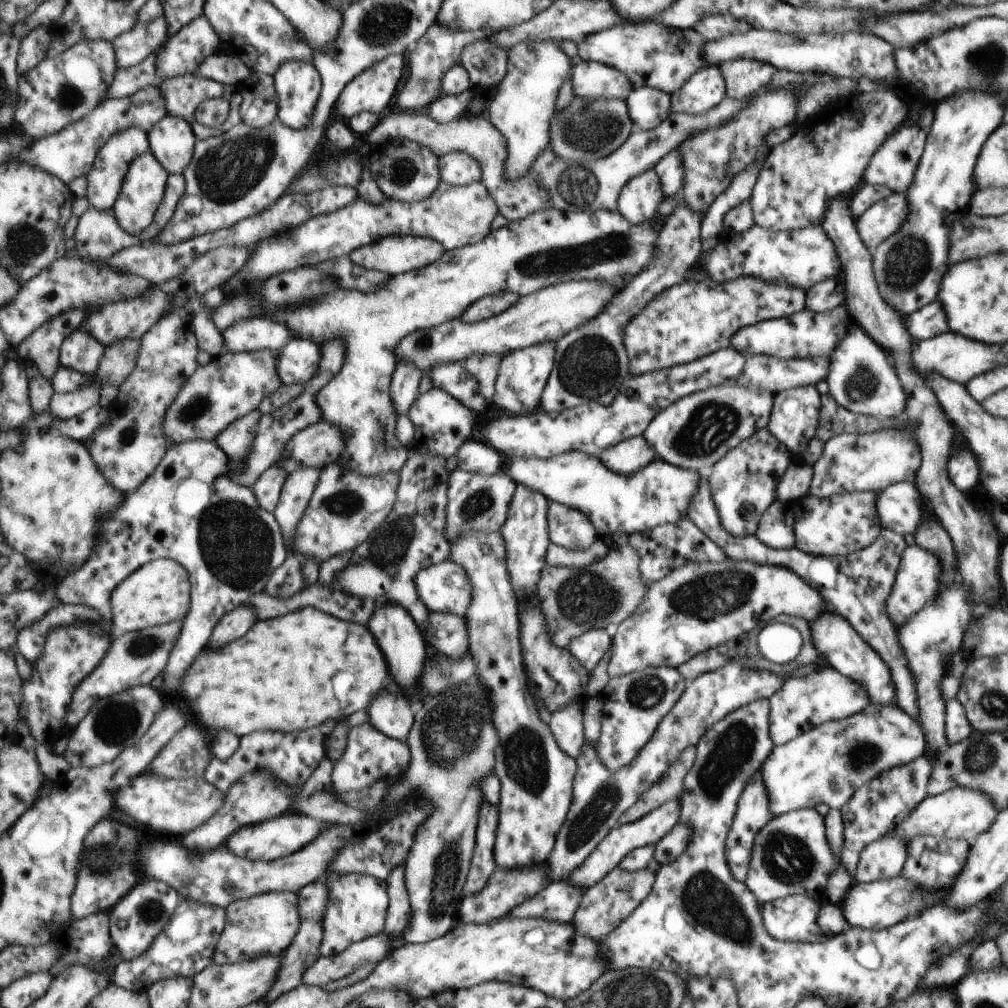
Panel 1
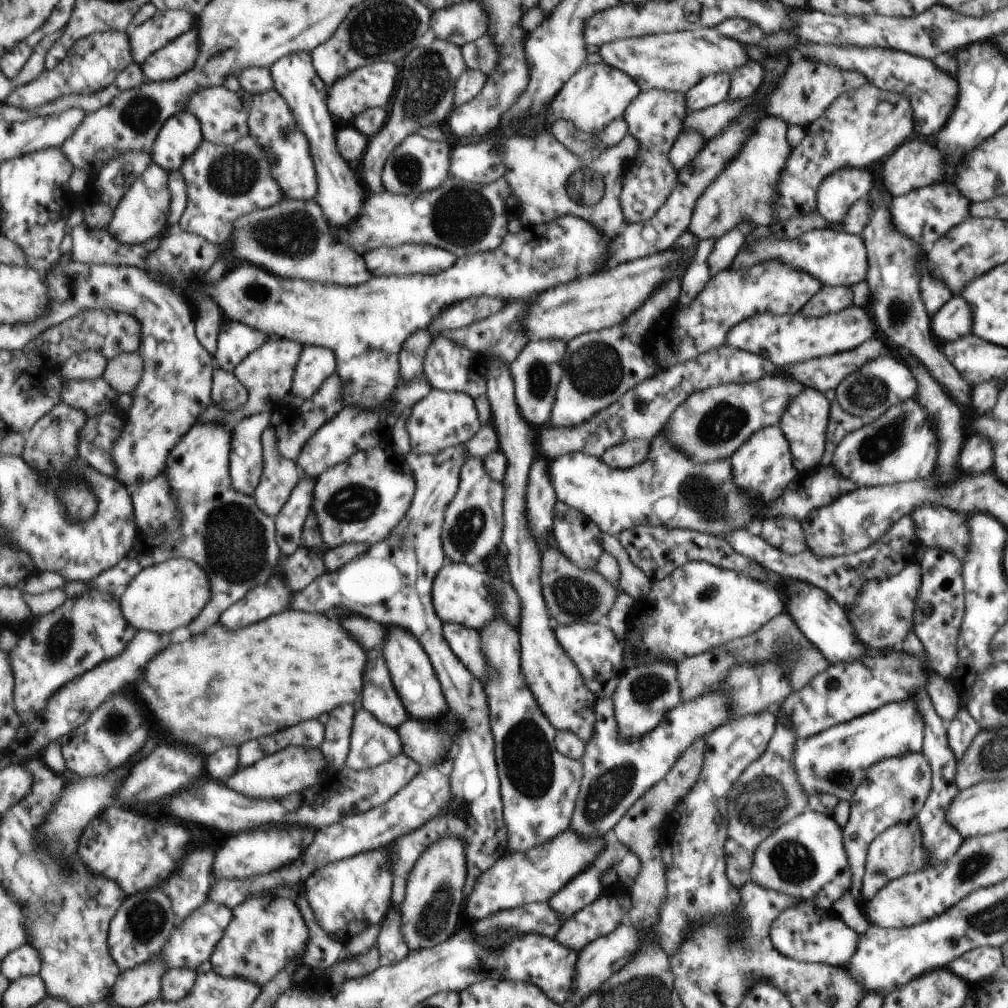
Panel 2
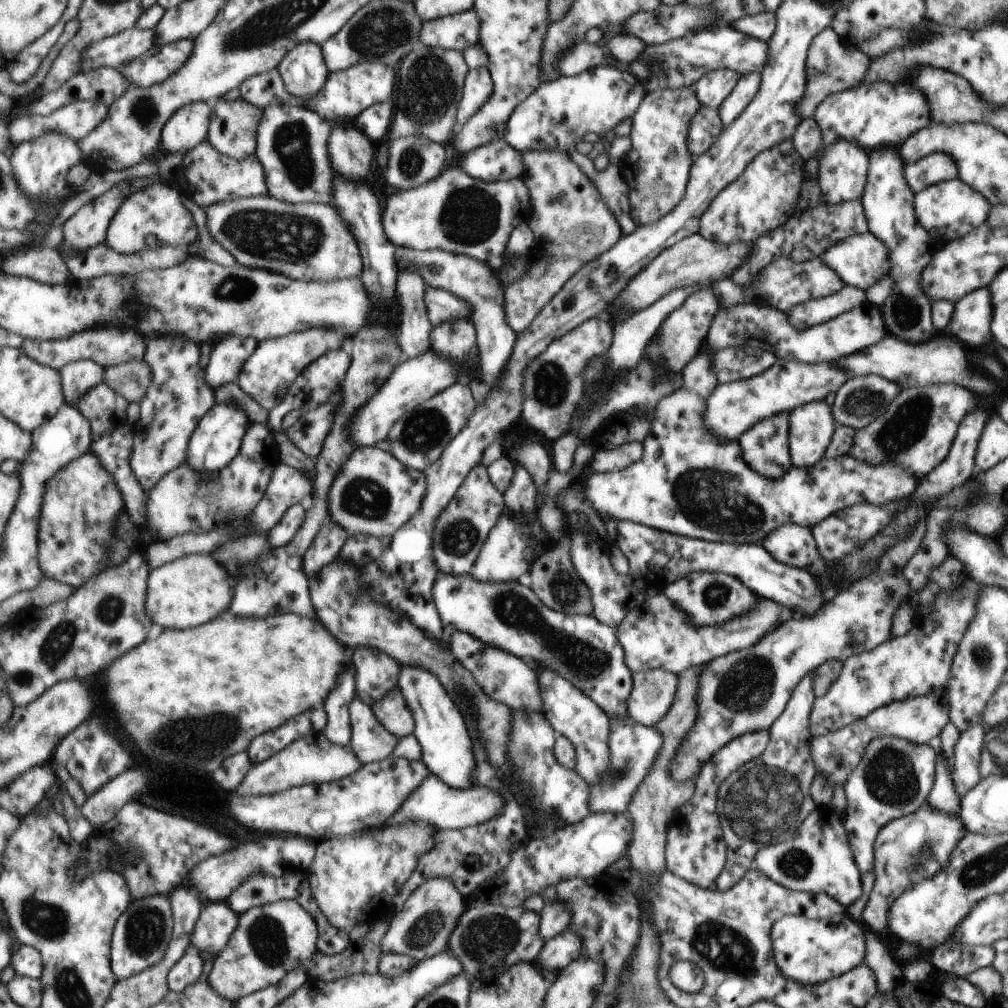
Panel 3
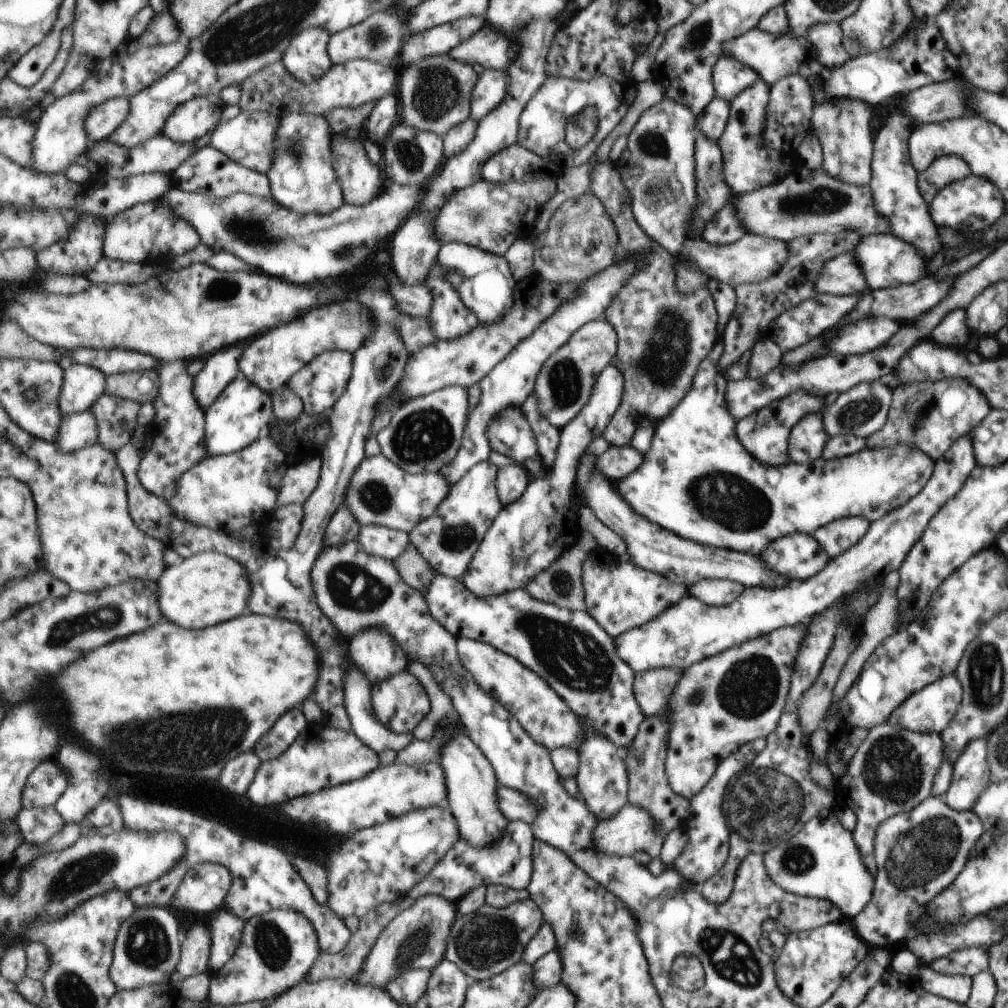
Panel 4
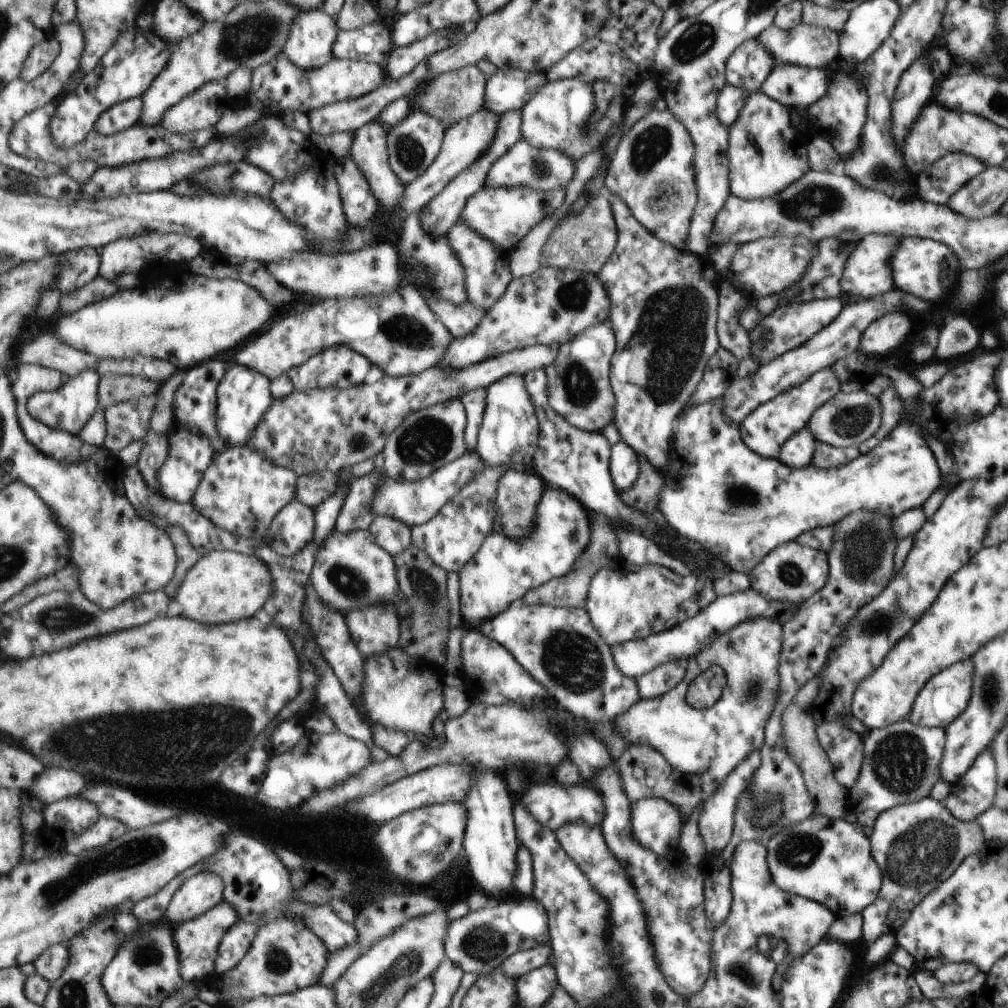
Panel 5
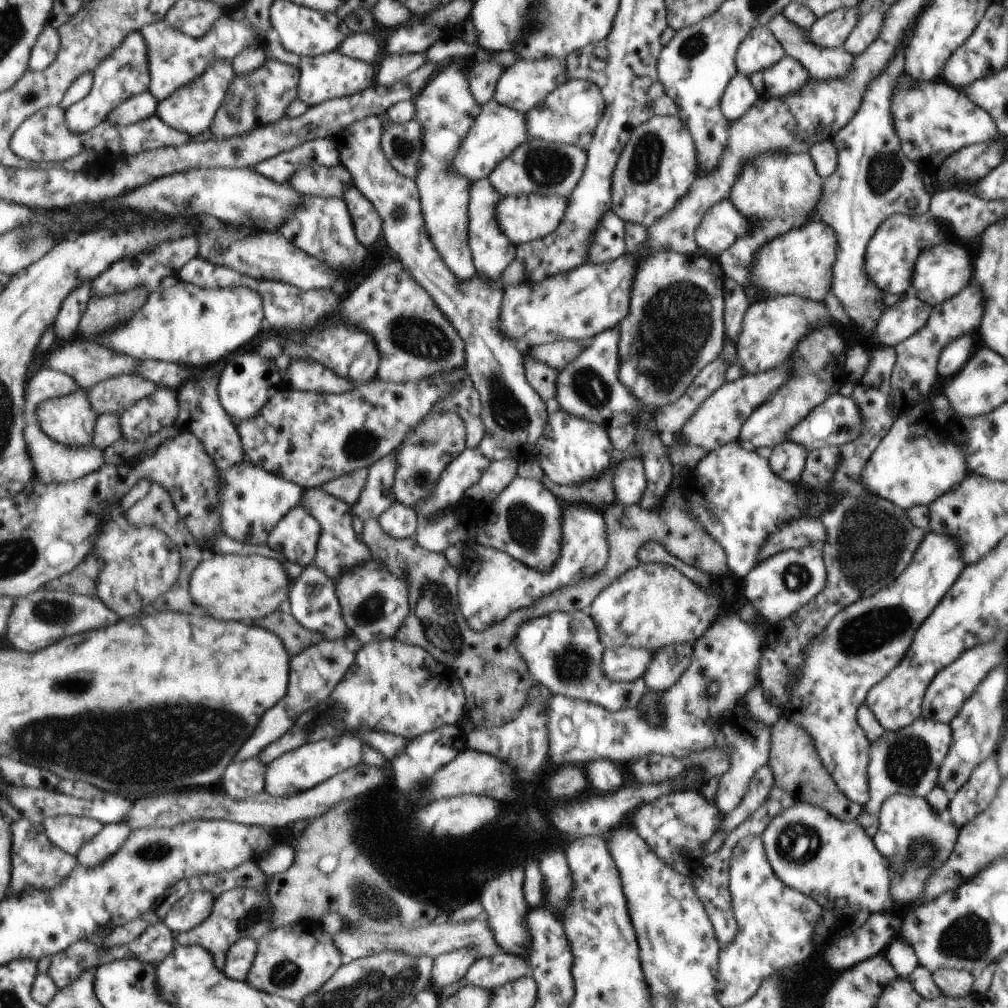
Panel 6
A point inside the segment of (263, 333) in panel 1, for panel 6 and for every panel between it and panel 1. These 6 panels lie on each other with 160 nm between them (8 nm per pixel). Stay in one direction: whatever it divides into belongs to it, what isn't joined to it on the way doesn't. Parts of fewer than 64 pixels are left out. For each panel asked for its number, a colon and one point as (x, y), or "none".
2: (237, 340)
3: (226, 362)
4: (221, 368)
5: (195, 406)
6: (201, 412)

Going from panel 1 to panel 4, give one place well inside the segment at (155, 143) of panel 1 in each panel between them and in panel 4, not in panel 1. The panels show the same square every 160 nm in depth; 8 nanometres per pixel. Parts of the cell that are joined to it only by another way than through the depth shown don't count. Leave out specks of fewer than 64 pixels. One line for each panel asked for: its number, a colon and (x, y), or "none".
2: (181, 136)
3: (190, 126)
4: (192, 120)

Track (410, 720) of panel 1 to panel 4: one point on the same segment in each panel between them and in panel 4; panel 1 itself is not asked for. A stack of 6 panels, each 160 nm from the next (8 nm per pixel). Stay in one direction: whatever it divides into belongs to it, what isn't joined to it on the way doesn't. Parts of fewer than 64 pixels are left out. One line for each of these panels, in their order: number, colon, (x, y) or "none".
2: (379, 696)
3: (377, 673)
4: (378, 654)

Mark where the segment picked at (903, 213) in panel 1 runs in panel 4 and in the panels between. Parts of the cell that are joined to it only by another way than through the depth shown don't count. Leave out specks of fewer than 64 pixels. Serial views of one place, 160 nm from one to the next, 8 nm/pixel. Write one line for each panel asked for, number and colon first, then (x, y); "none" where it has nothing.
2: (925, 215)
3: (948, 210)
4: (974, 203)

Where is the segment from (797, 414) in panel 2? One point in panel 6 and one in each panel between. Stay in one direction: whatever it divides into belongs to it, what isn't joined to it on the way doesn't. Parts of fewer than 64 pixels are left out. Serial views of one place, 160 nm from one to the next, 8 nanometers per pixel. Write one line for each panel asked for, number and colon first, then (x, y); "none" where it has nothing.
3: (810, 427)
4: (806, 440)
5: (796, 452)
6: (787, 460)

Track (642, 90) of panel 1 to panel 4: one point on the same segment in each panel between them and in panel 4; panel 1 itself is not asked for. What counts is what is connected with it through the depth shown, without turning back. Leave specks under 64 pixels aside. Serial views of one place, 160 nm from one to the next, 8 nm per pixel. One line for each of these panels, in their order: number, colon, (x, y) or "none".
2: (655, 118)
3: (656, 168)
4: (657, 167)

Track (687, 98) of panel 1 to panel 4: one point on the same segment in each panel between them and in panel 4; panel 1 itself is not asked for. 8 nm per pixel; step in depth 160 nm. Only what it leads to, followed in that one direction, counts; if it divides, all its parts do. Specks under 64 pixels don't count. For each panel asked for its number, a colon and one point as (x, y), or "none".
2: (711, 89)
3: (711, 88)
4: (729, 77)

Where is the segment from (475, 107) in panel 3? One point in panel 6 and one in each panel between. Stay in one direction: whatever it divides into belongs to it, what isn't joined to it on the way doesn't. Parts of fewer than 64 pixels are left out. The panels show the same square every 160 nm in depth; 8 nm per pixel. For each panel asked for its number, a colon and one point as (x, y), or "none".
4: (492, 88)
5: (508, 89)
6: (524, 83)

